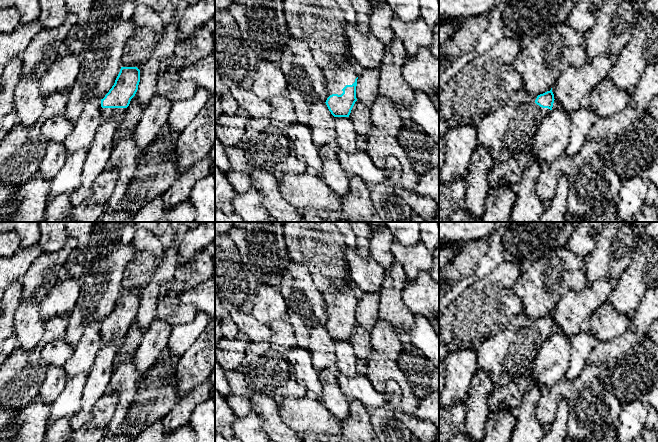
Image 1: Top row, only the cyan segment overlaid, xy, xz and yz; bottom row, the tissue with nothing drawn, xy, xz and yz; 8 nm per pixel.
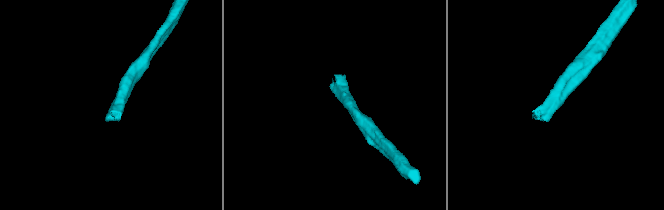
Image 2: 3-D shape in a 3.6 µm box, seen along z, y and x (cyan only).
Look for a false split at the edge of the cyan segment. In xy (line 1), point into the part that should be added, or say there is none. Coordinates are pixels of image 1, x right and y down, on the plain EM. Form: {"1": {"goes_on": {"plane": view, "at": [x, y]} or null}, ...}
{"1": {"goes_on": {"plane": "xy", "at": [118, 338]}}}

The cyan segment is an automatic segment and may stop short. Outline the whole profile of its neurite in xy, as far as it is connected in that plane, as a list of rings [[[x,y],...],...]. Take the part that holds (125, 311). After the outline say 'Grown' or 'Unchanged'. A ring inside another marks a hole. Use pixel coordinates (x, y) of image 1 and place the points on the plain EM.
[[[121,291],[114,309],[101,323],[101,343],[115,343],[118,347],[124,342],[126,332],[135,320],[140,306],[137,291]]]. Grown

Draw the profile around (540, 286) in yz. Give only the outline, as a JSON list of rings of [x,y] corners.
[[[568,245],[559,246],[556,250],[547,250],[536,262],[520,270],[514,292],[522,301],[522,313],[531,320],[538,320],[550,315],[568,291],[582,290],[586,286],[586,260],[587,258],[573,253]]]

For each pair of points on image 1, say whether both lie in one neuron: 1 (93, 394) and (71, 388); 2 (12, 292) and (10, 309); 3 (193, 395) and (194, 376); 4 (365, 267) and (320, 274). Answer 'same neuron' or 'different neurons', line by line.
1: different neurons
2: same neuron
3: different neurons
4: different neurons

